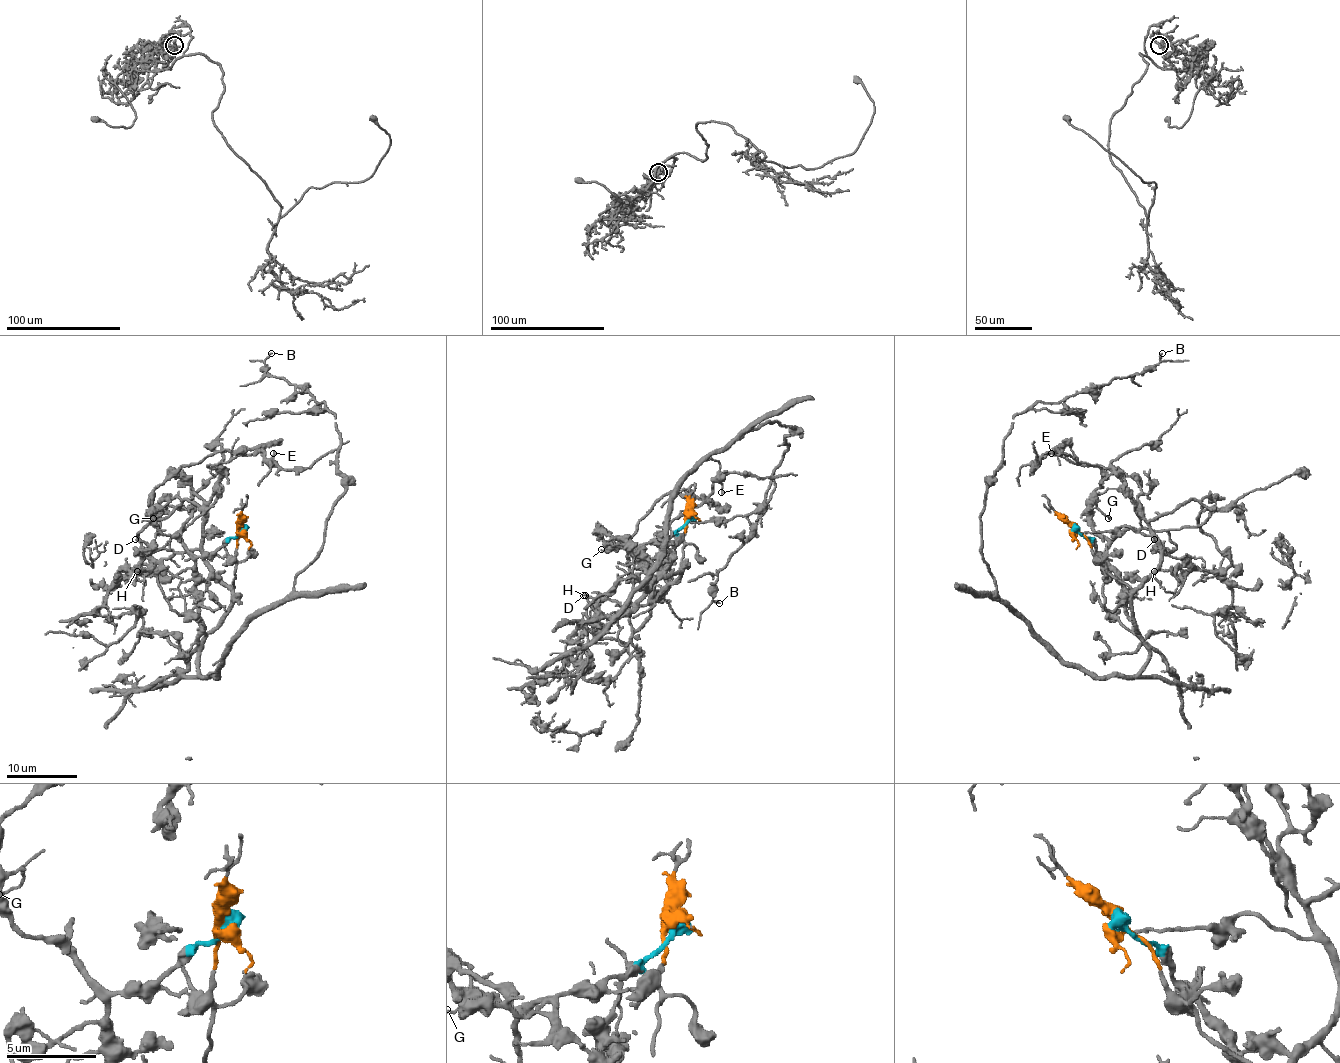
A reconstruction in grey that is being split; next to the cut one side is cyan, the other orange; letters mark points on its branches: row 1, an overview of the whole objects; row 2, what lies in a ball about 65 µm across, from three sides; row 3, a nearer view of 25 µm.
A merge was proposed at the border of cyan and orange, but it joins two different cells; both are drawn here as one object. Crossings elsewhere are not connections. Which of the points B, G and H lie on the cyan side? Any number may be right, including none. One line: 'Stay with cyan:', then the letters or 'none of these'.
Stay with cyan: G

